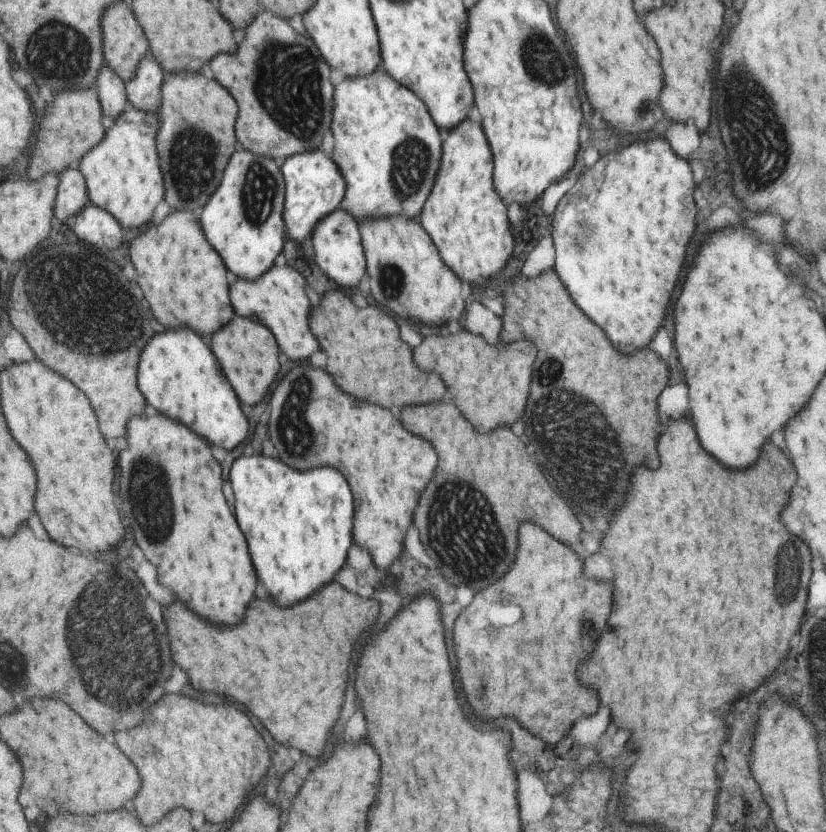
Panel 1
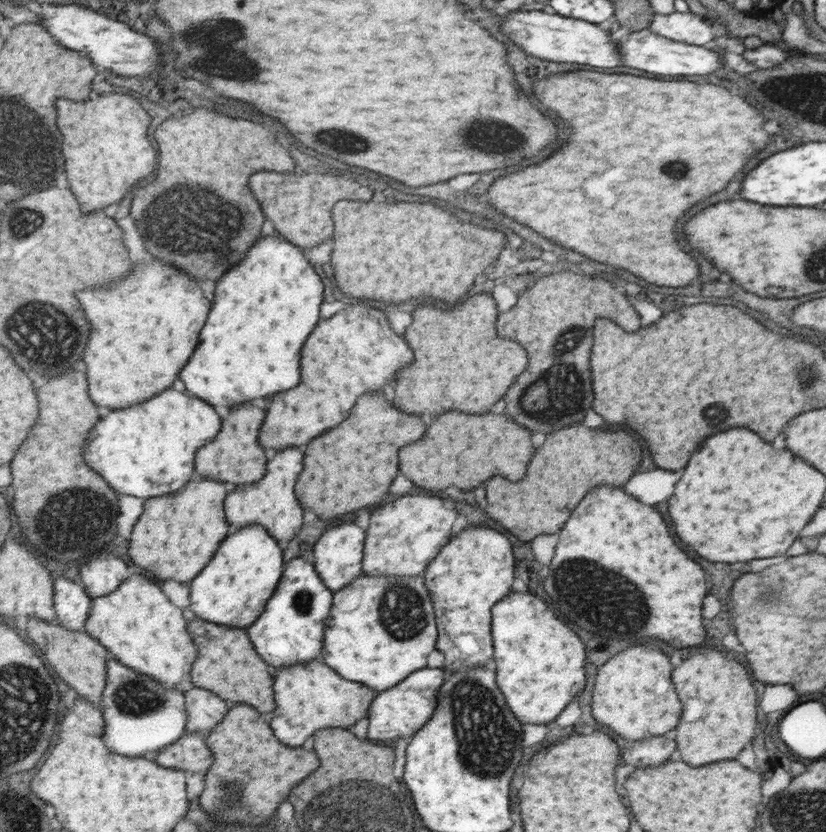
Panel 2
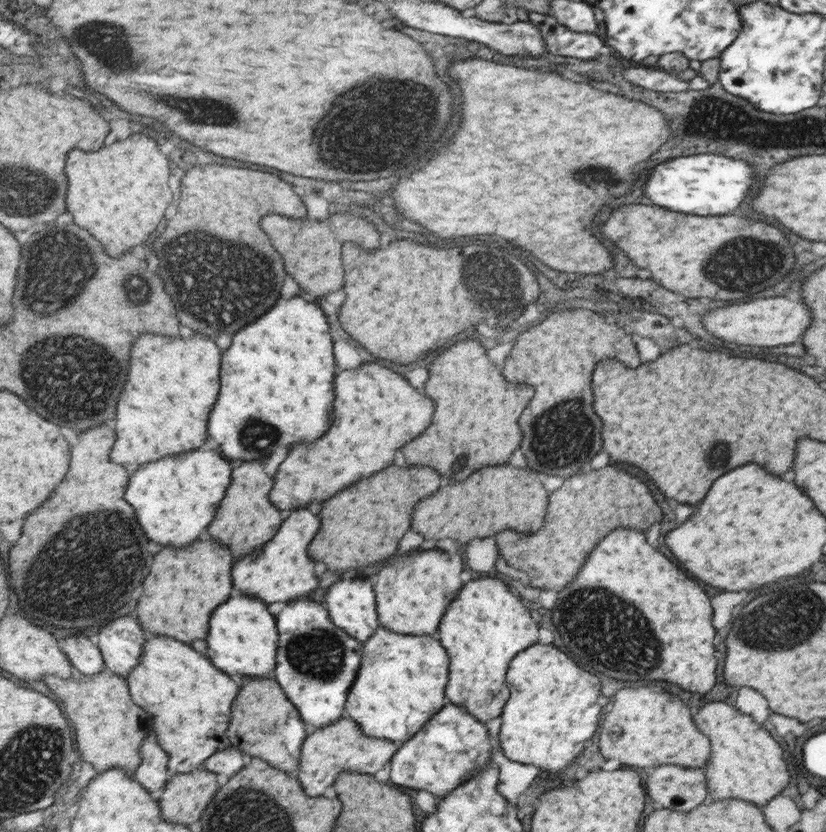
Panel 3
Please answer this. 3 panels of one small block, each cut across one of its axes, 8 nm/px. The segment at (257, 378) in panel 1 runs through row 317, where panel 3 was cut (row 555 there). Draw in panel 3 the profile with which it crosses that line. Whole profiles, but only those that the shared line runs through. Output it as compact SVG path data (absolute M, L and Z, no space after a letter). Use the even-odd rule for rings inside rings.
M246 462L234 472L233 484L228 490L226 499L222 501L222 507L218 510L218 516L214 520L214 524L210 526L212 536L218 536L220 540L226 540L226 544L230 544L230 548L234 548L236 556L248 554L266 546L278 535L278 531L282 529L284 514L282 509L277 507L272 501L271 496L275 488L275 477L266 472L267 464L264 462Z

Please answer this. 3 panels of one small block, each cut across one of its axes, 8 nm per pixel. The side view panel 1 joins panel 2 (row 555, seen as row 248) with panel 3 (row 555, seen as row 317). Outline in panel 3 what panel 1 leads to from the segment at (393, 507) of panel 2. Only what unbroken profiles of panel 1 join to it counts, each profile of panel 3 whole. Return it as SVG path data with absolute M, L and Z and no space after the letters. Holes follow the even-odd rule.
M420 550L410 552L386 562L376 574L374 590L378 588L377 614L382 627L397 633L430 634L436 632L448 604L462 588L460 572L464 562L460 554L442 550ZM414 582L414 584L406 584Z

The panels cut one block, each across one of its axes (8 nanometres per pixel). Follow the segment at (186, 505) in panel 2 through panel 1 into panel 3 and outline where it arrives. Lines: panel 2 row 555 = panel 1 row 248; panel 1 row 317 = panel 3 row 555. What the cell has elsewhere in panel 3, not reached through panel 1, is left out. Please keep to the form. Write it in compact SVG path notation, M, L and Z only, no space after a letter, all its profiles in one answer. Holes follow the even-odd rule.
M198 540L188 548L176 550L166 546L154 560L154 570L146 580L146 596L138 606L142 624L154 634L178 636L178 640L186 642L208 638L214 610L228 602L234 590L234 560L232 548L220 540Z

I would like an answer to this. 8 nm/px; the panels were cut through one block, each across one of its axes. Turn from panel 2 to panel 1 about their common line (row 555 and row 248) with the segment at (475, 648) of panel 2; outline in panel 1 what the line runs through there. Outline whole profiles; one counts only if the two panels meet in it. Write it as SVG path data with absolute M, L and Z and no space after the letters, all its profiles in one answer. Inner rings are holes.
M472 120L460 122L450 134L447 133L442 174L438 174L438 186L434 186L426 210L420 214L422 226L434 234L434 242L438 242L438 250L442 250L442 258L446 258L466 282L492 278L506 264L514 248L506 206L494 190L492 168L494 158L482 126Z

